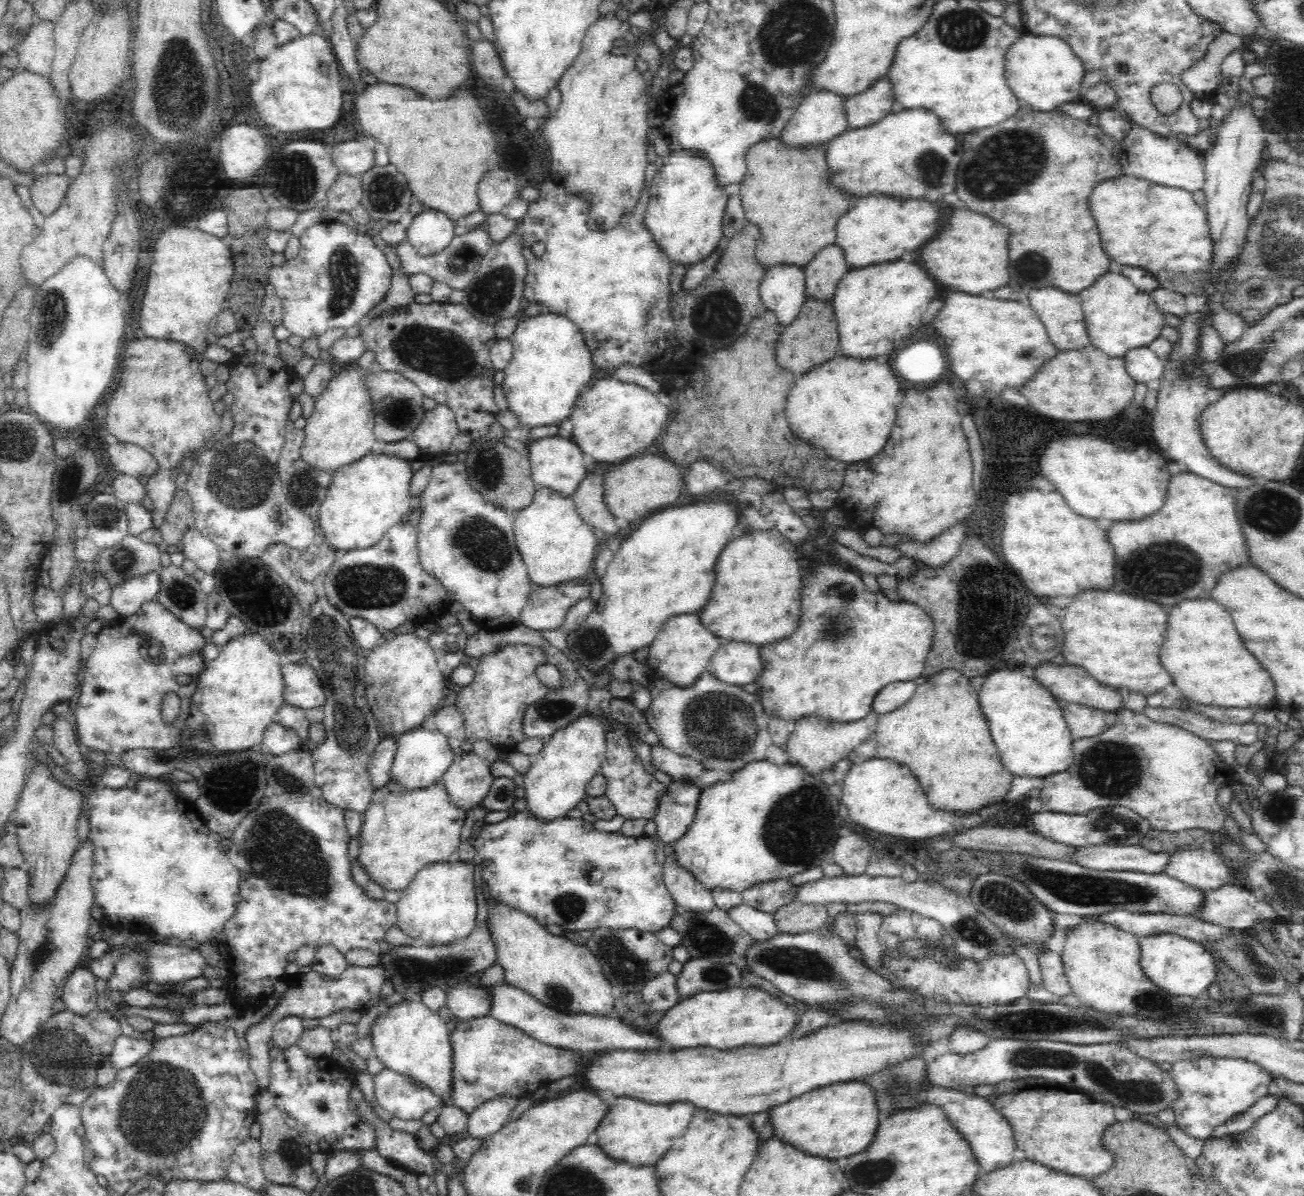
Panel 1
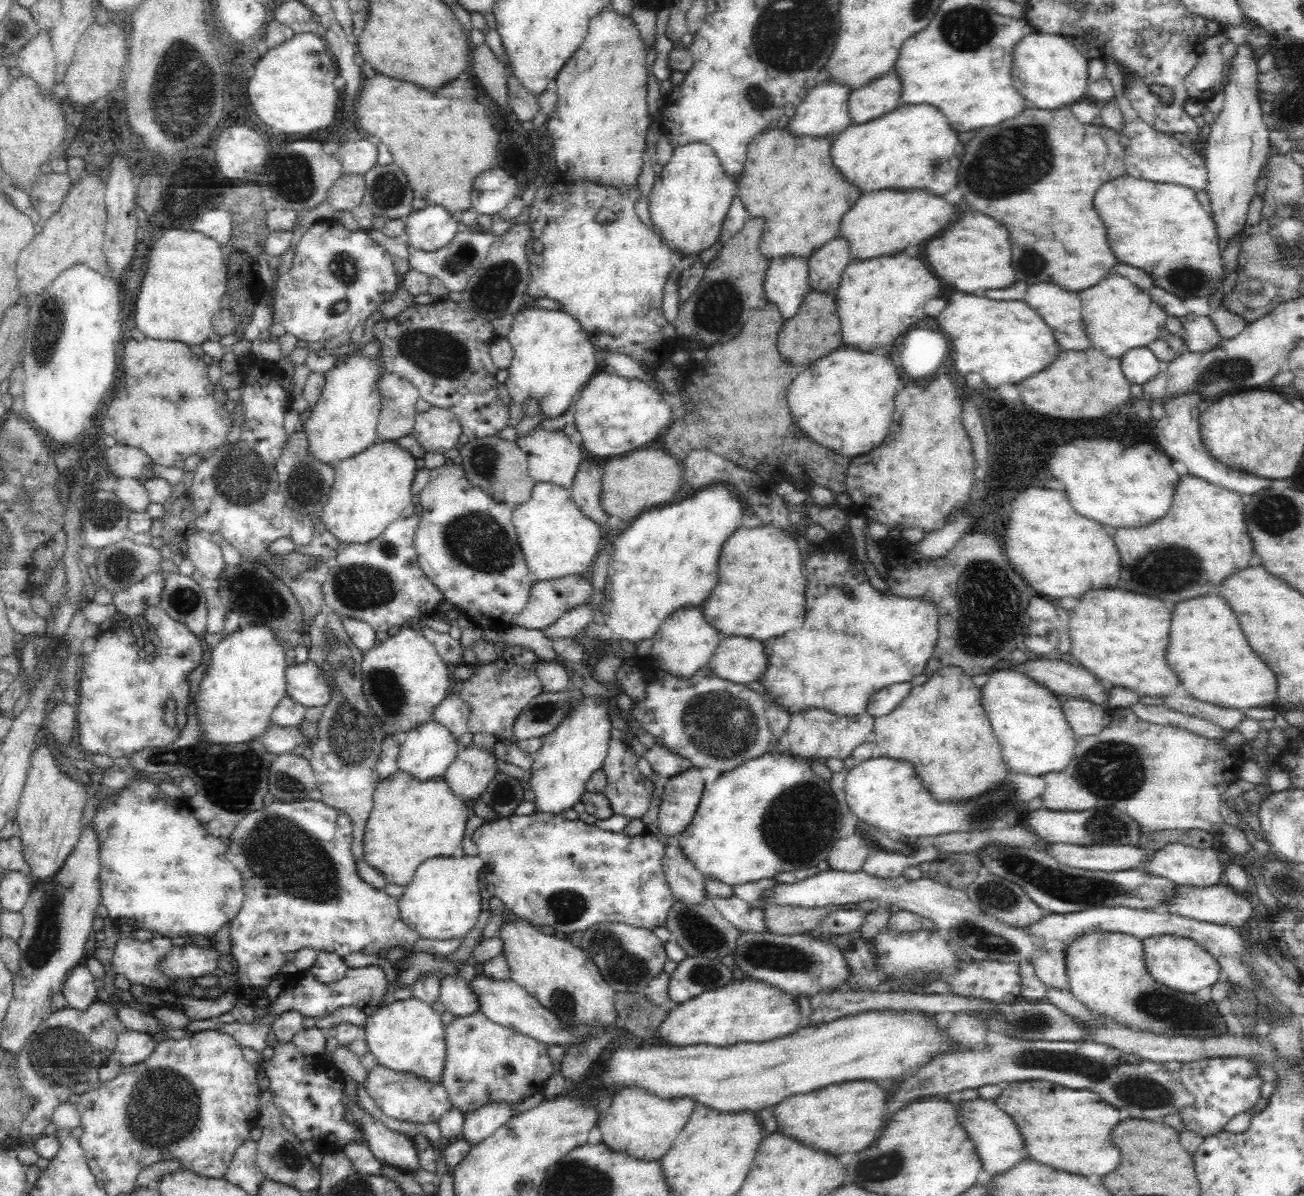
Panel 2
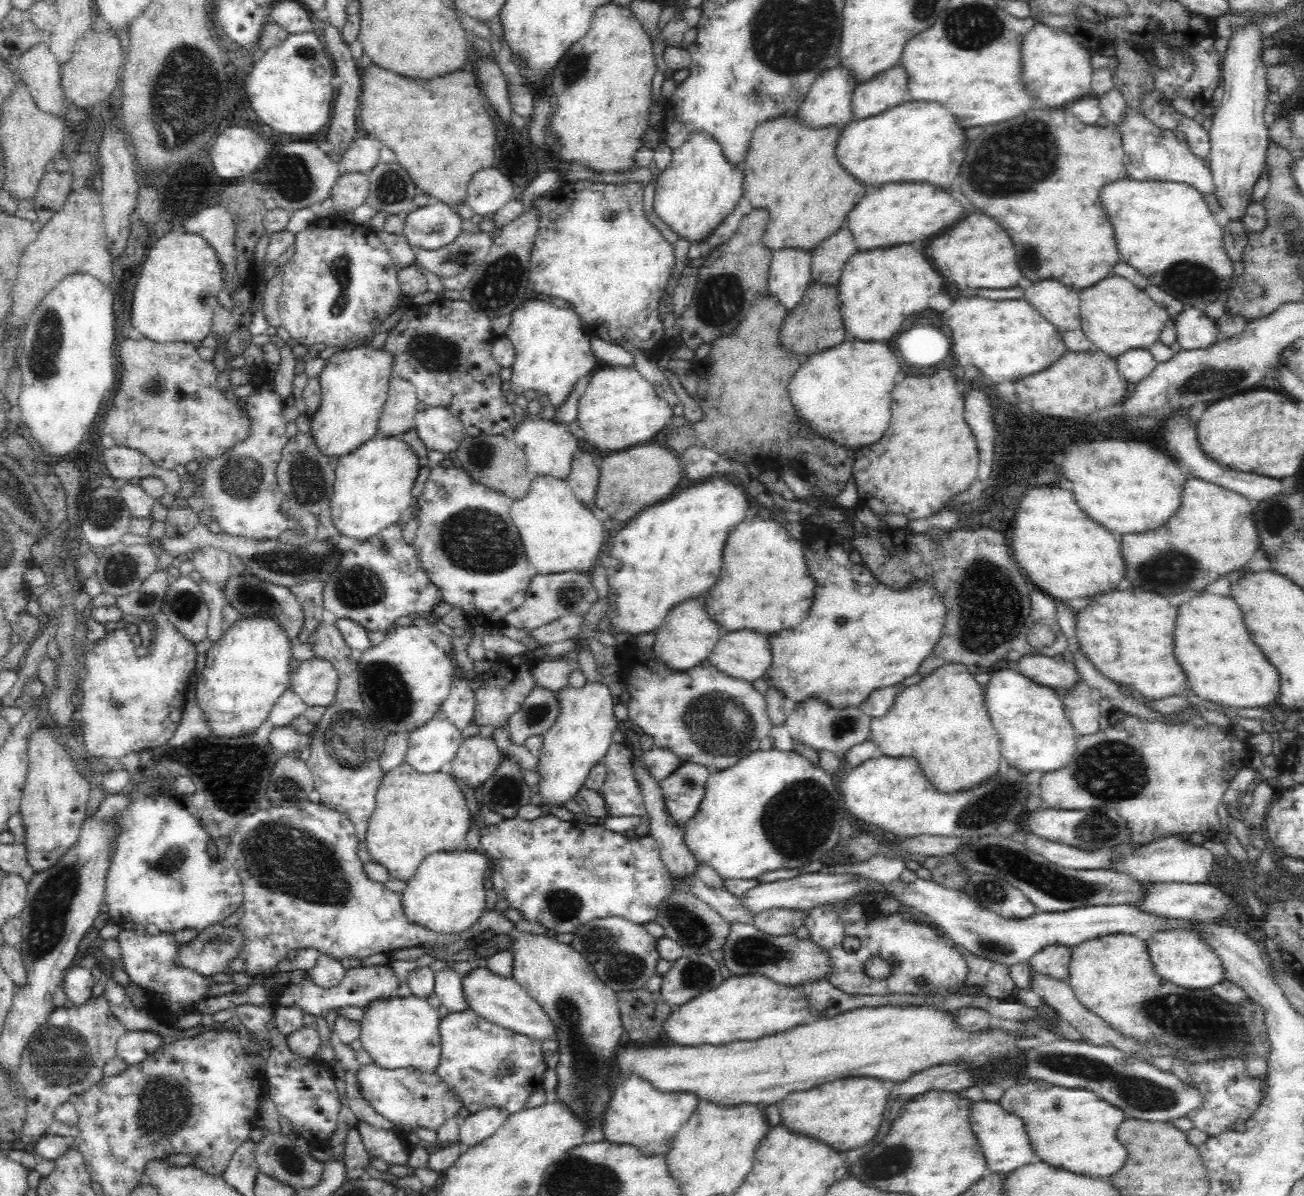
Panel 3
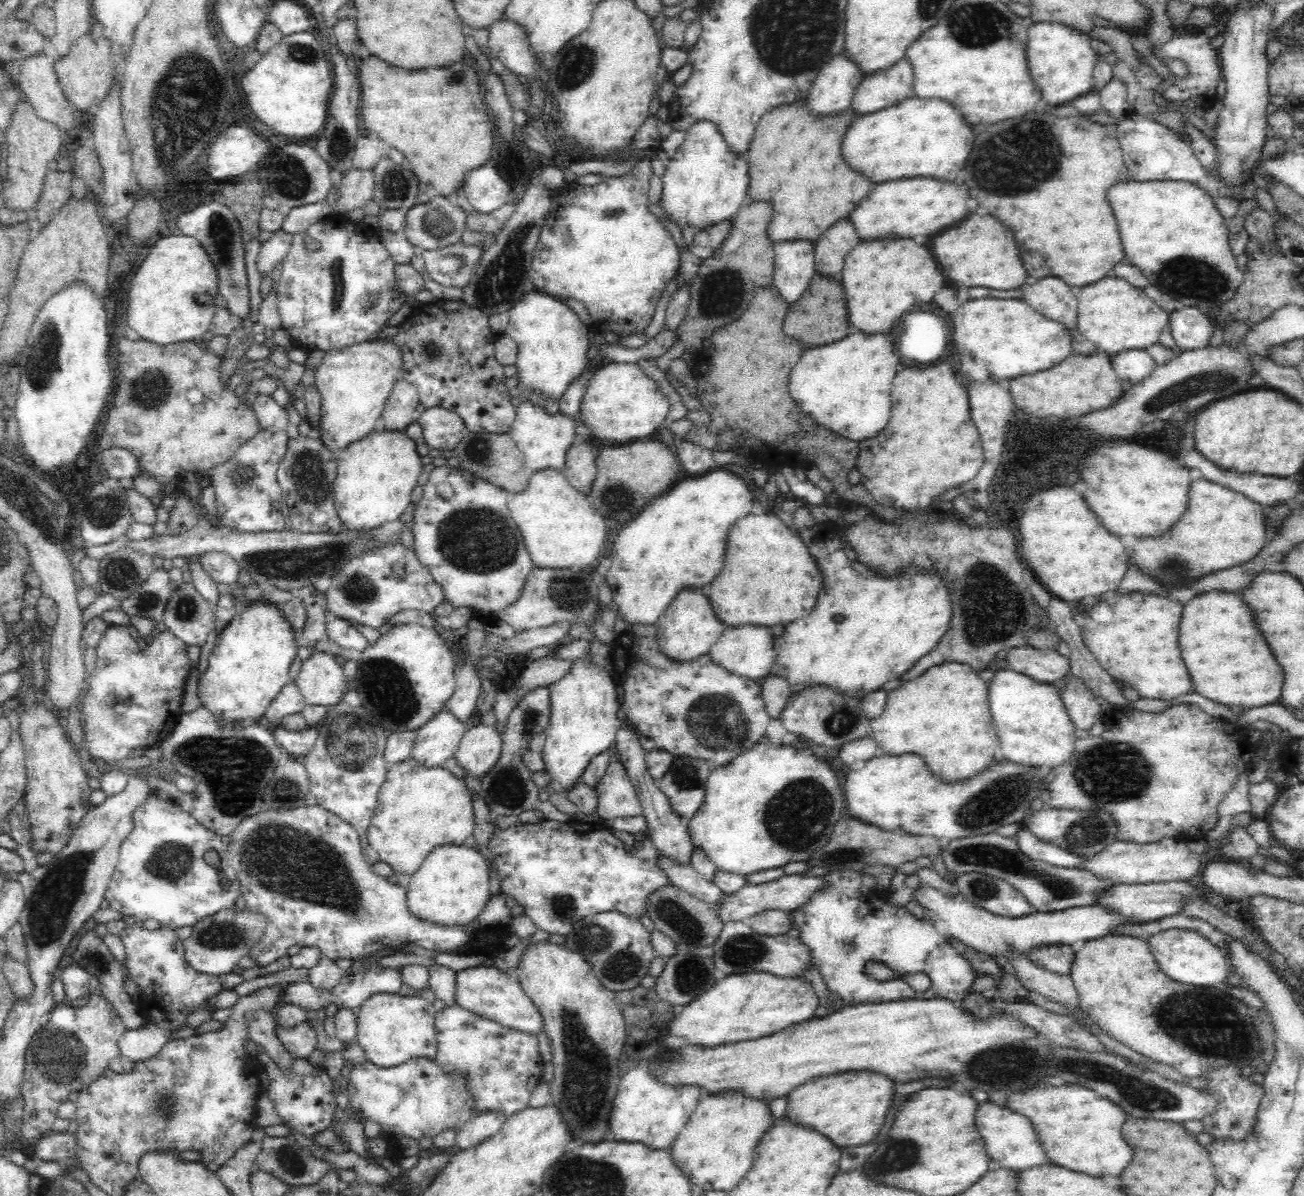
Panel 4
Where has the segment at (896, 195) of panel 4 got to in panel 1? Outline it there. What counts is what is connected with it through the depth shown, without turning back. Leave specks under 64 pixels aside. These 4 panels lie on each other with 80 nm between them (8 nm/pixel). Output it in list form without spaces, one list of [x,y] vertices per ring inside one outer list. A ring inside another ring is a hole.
[[[866,196],[857,199],[856,206],[838,219],[835,245],[840,247],[848,271],[888,264],[900,260],[905,252],[914,252],[926,244],[936,234],[938,220],[938,212],[924,200],[902,204],[887,196]]]

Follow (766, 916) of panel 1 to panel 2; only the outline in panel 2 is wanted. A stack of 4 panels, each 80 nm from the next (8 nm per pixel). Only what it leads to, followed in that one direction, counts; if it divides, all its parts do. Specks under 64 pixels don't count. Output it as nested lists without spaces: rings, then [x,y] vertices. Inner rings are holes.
[[[708,894],[708,898],[714,901],[716,909],[726,920],[734,924],[738,931],[758,934],[769,932],[765,912],[762,909],[752,908],[747,902],[740,900],[736,896],[732,896],[728,900],[717,900],[717,898],[711,898]]]

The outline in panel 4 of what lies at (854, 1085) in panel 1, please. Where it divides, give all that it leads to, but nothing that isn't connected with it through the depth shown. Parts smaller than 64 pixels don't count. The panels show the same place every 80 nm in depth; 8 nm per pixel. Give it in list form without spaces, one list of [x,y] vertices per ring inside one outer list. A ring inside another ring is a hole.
[[[844,1072],[810,1080],[785,1097],[785,1116],[792,1124],[812,1128],[841,1148],[862,1146],[872,1142],[882,1127],[892,1098],[892,1080],[875,1072]]]

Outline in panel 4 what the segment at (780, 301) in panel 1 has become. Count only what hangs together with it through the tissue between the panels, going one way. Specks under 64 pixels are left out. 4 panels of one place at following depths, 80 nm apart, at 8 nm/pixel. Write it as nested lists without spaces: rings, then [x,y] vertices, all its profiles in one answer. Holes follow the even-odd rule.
[[[796,240],[796,242],[773,244],[771,287],[789,305],[802,298],[802,294],[816,274],[814,259],[814,243]]]

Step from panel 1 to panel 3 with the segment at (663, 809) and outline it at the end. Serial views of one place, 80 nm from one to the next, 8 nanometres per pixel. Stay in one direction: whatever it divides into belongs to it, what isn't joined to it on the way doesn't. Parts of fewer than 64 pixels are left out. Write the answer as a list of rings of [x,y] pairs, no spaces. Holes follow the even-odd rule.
[[[685,761],[676,772],[658,782],[668,824],[683,828],[692,820],[704,798],[709,775],[705,766]]]

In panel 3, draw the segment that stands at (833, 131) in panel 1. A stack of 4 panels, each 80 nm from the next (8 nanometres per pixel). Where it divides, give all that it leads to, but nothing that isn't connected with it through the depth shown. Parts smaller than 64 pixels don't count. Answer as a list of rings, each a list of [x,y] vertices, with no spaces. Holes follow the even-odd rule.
[[[836,66],[830,70],[824,70],[810,88],[806,98],[800,103],[797,113],[795,114],[801,126],[818,130],[818,128],[846,128],[850,122],[854,120],[853,112],[851,111],[851,98],[854,90],[858,86],[851,78],[852,74],[847,74],[845,68]]]

